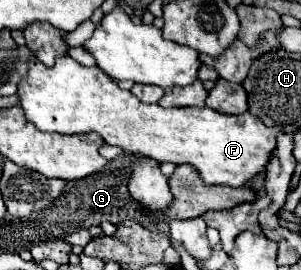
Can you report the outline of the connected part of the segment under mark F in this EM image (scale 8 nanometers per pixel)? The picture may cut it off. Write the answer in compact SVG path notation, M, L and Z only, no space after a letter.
M37 57L29 59L29 71L17 85L19 107L25 111L27 121L31 121L39 131L61 133L61 135L81 135L95 131L109 145L121 147L125 153L135 153L151 157L155 161L169 161L175 165L193 165L202 179L210 184L240 187L253 175L265 169L269 155L275 147L275 135L279 131L265 127L251 113L243 115L223 115L209 107L173 107L165 109L161 105L145 105L133 97L131 91L119 89L119 85L109 79L99 67L85 67L71 57L57 57L53 67L45 67Z

